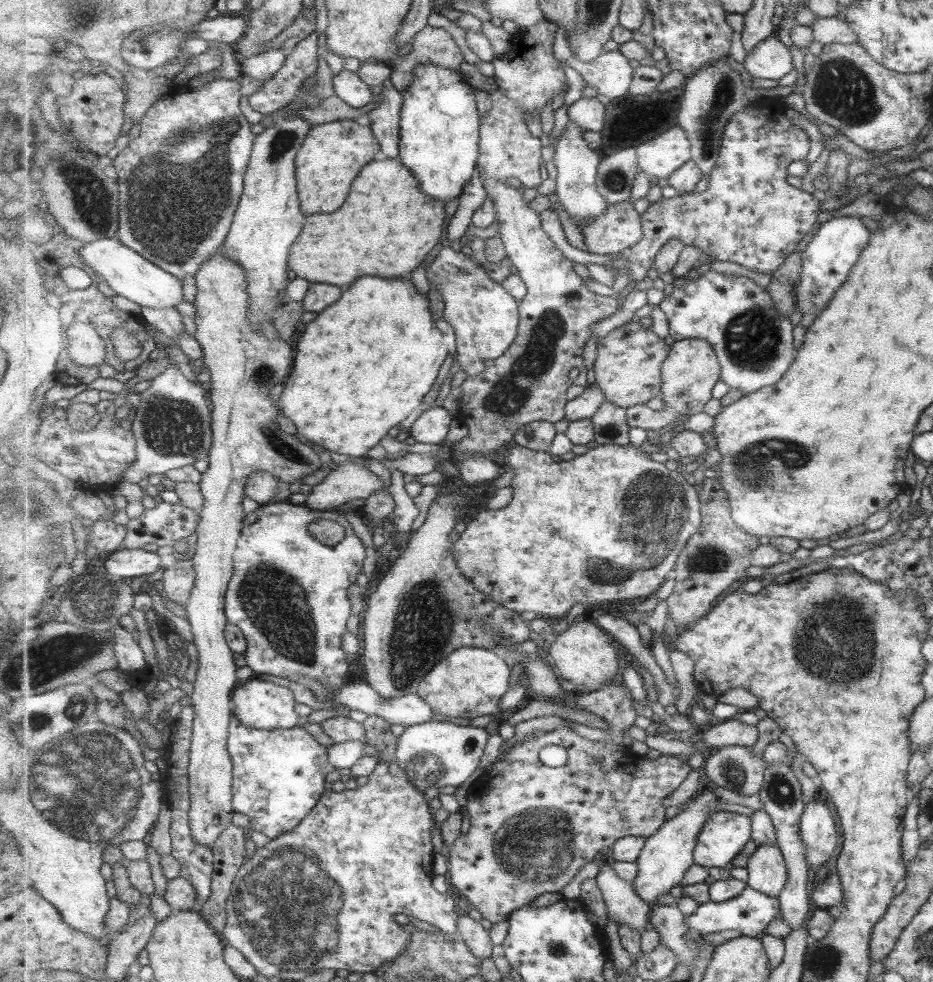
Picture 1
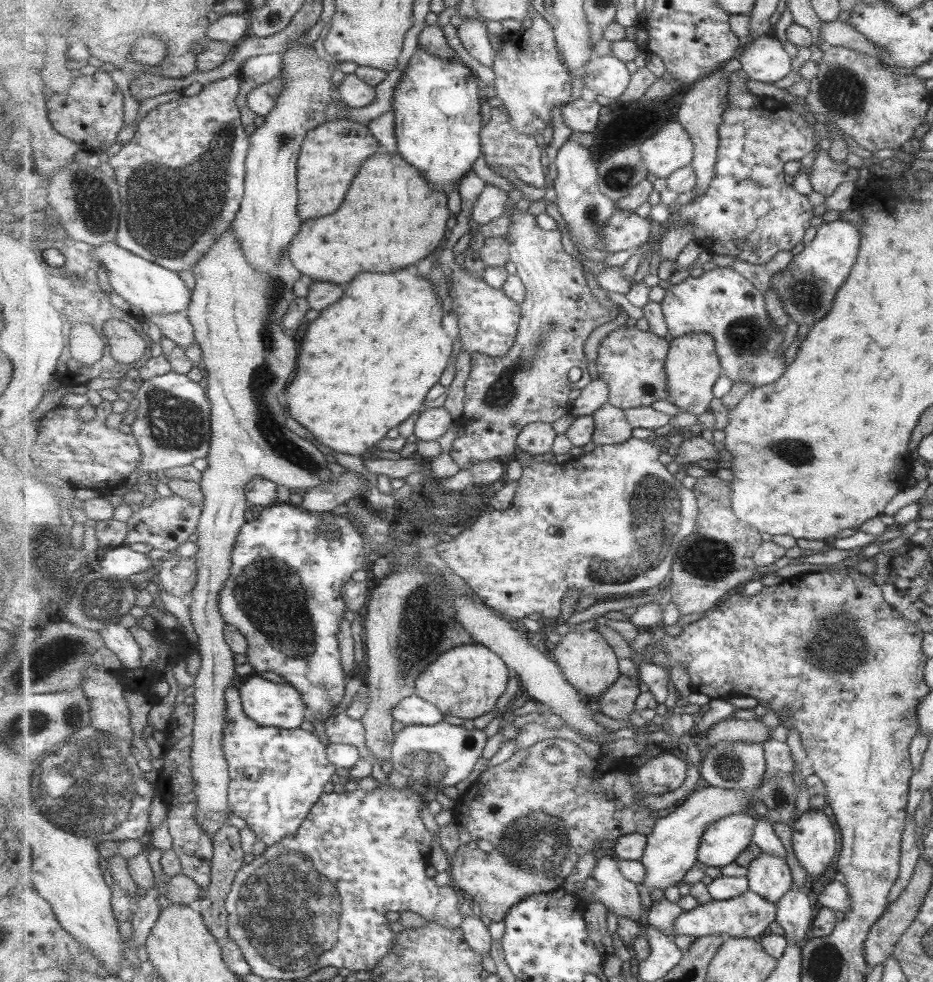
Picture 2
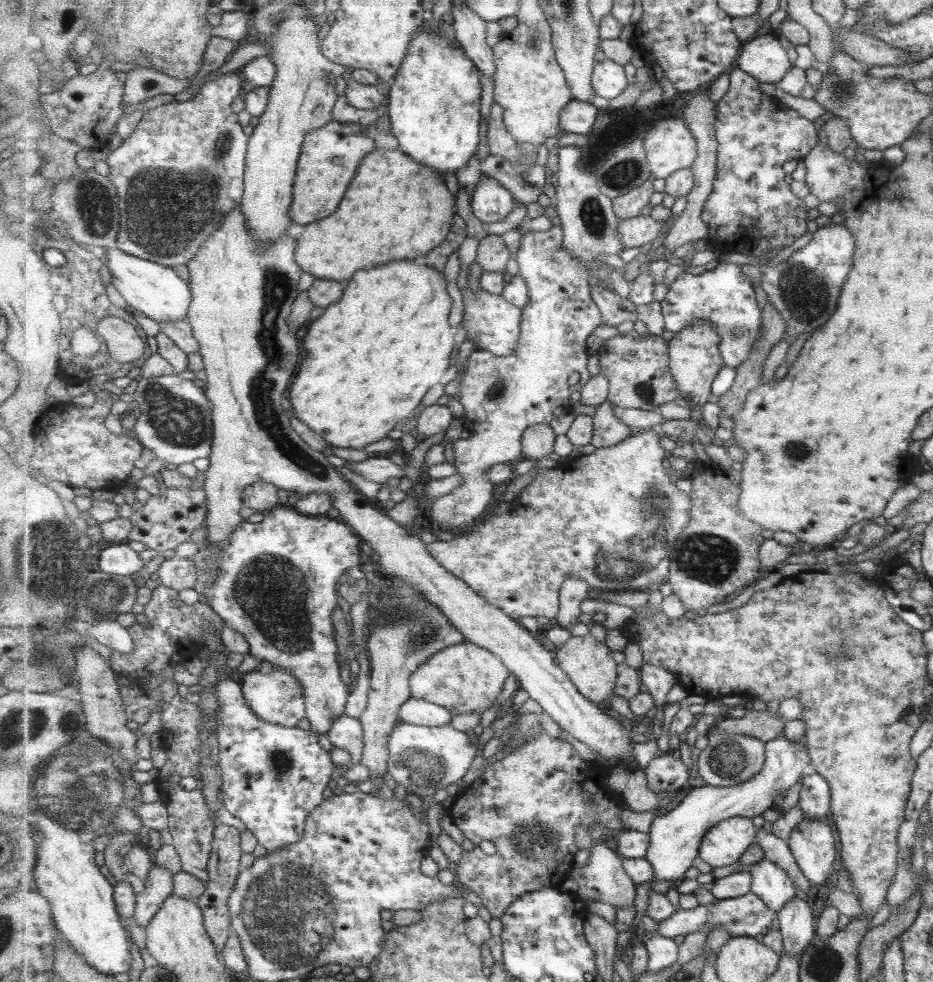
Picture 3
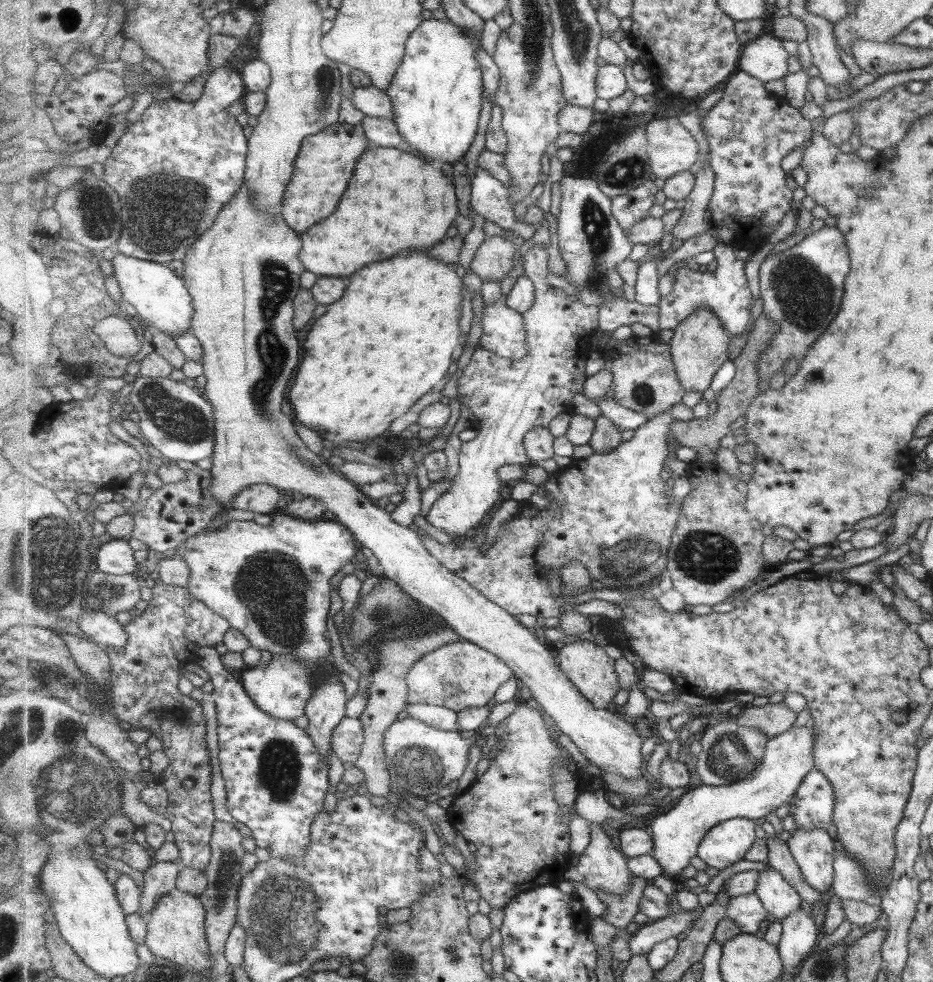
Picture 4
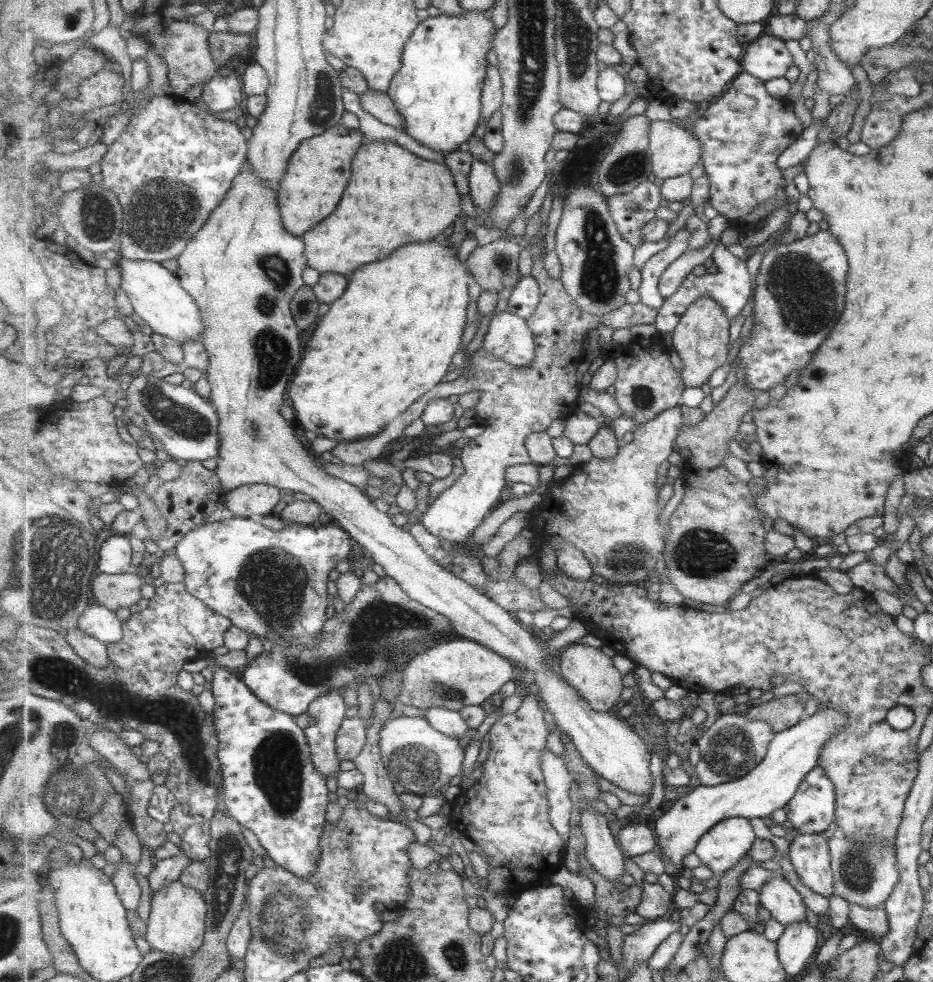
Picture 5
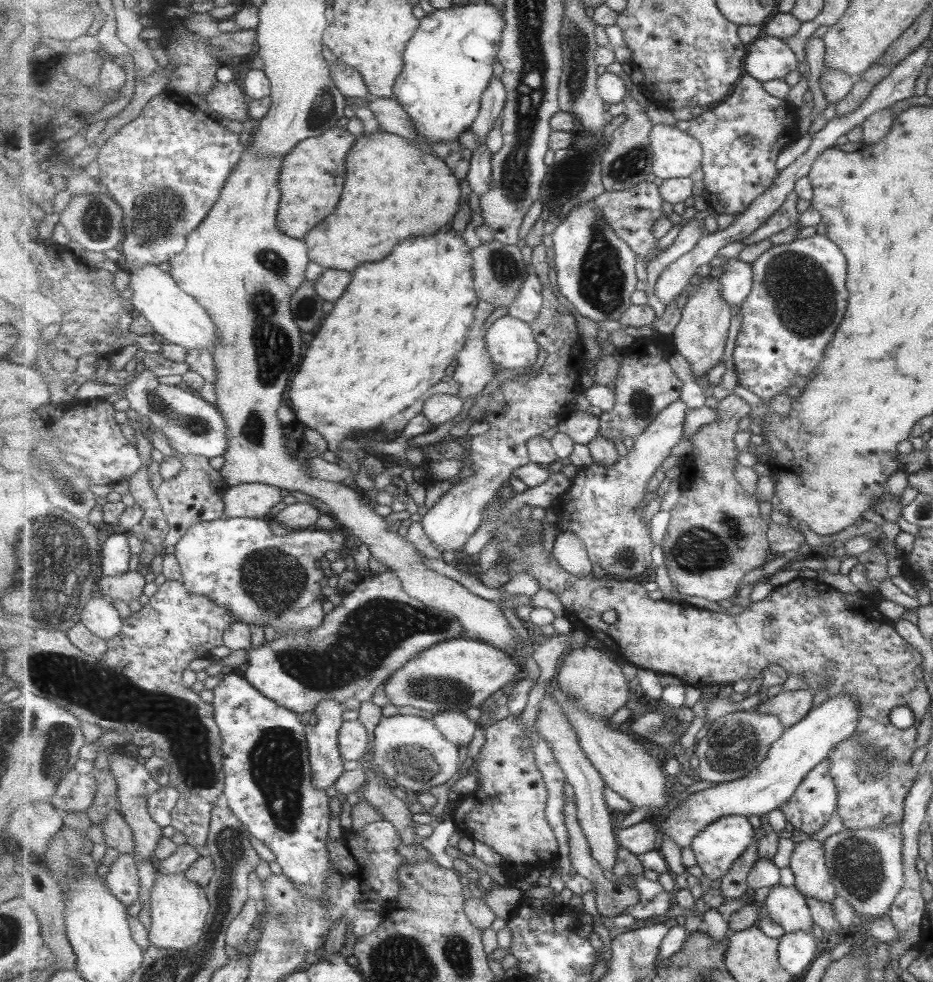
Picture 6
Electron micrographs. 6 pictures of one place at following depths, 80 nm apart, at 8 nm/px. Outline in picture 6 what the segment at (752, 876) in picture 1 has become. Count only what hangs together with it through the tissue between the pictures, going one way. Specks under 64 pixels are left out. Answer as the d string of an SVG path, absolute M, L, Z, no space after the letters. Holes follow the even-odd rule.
M780 884L770 889L764 901L769 917L785 929L786 934L801 930L811 932L814 921L808 899L797 890L796 886L785 888Z

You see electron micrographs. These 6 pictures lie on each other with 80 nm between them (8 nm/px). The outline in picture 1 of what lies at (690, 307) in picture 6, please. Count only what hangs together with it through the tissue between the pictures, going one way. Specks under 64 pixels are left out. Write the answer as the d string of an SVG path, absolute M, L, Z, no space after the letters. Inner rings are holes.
M687 339L675 341L669 358L662 367L663 400L666 408L680 414L693 416L705 410L707 402L713 398L716 384L722 378L722 366L713 345L707 340Z

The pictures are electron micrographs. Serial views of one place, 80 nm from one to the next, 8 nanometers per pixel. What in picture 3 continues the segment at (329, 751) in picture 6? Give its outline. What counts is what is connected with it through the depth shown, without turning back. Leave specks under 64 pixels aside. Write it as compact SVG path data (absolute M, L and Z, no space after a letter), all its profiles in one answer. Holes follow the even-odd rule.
M280 505L264 514L264 519L259 523L240 522L238 527L234 528L234 533L225 540L218 543L210 543L203 540L199 543L198 552L193 558L195 566L198 568L198 575L193 589L202 597L202 600L209 603L213 610L223 619L226 624L232 626L245 635L250 644L250 654L257 658L257 661L267 660L271 662L274 668L281 667L291 671L300 681L304 688L306 698L306 718L310 721L311 730L317 735L329 735L329 731L334 724L345 714L345 704L349 700L350 688L343 682L341 678L341 666L337 661L337 642L333 637L333 620L331 620L331 612L337 606L337 580L353 566L361 564L361 544L363 540L356 533L352 525L345 523L338 518L330 518L327 515L319 517L309 516L307 514L297 512L296 509L288 505Z

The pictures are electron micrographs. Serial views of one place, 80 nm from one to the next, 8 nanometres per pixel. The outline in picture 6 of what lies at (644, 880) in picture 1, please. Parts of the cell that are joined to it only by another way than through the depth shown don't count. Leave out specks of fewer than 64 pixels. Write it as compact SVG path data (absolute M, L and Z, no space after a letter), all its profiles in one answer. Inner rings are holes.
M849 695L827 698L801 722L785 730L761 767L740 780L719 783L713 788L693 793L684 798L677 810L661 817L657 825L661 827L663 836L673 837L684 849L691 846L693 839L709 824L723 816L755 815L762 819L772 810L780 809L797 792L809 773L821 765L837 745L853 736L858 727L858 716L860 708Z

